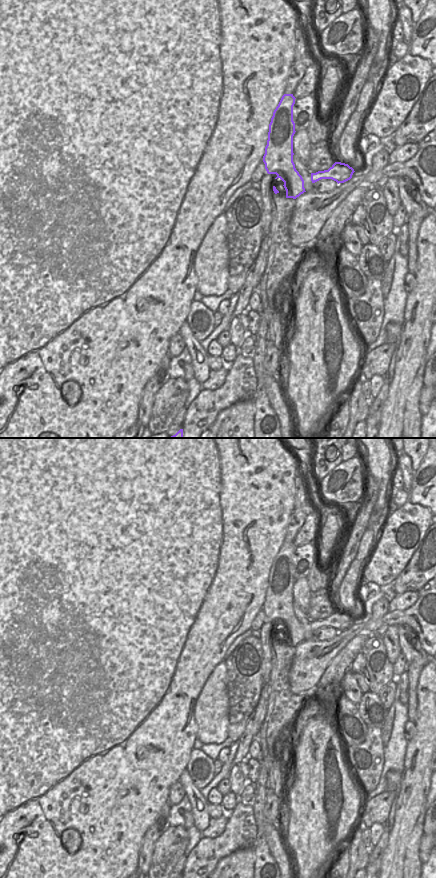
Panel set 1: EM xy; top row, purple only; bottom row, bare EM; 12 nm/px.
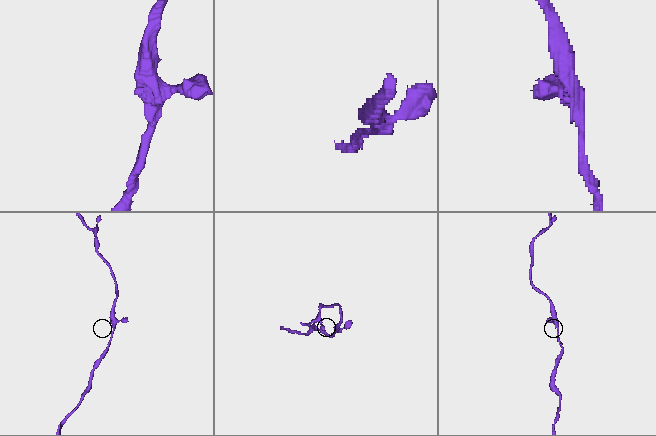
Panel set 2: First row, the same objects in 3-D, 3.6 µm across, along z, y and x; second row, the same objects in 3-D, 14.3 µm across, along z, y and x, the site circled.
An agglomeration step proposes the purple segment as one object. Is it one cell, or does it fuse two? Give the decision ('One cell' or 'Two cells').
One cell

